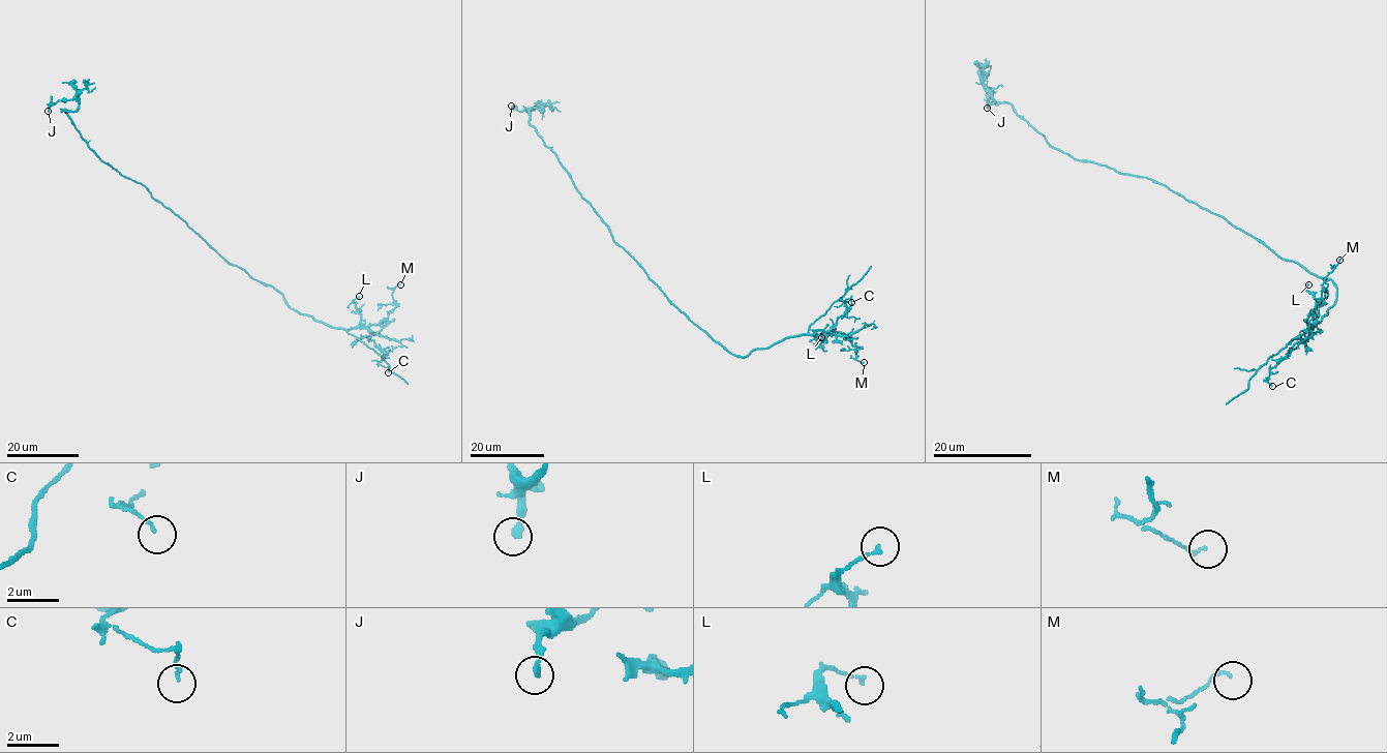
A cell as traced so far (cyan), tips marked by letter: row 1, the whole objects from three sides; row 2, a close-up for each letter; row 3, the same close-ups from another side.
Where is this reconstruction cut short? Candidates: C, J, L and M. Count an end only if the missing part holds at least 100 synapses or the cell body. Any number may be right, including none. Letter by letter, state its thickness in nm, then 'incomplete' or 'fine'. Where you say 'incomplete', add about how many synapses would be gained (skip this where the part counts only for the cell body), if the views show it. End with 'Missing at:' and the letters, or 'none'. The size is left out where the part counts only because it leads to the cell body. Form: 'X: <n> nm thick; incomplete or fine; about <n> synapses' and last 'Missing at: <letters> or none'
C: 110 nm thick; fine
J: 180 nm thick; fine
L: 130 nm thick; fine
M: 130 nm thick; fine
Missing at: none

